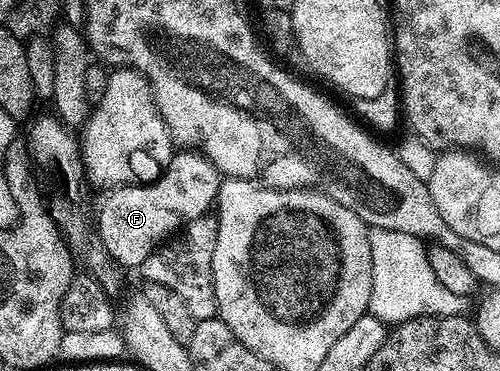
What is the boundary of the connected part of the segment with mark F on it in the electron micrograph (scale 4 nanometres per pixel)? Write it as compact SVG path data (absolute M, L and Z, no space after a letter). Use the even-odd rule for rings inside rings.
M196 150L174 151L171 162L162 172L158 180L149 184L130 184L118 186L108 193L109 196L101 204L101 209L95 212L95 227L107 254L122 269L140 269L143 262L151 253L156 252L166 240L177 235L185 225L190 224L197 217L206 215L216 203L220 188L221 175L212 162Z

